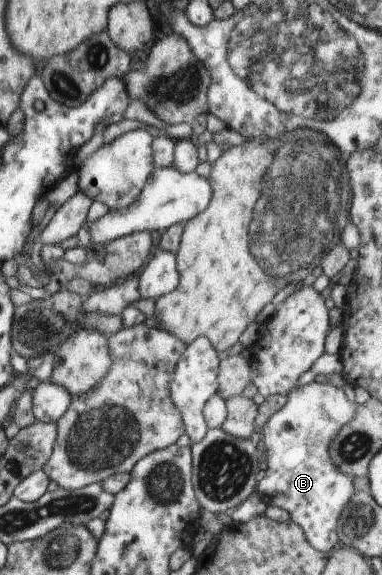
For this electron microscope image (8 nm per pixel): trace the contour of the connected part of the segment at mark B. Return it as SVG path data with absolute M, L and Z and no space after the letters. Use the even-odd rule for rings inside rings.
M330 382L294 386L287 395L287 402L265 423L262 449L266 451L268 468L266 476L257 483L256 491L270 497L270 506L282 507L290 514L291 520L303 529L306 539L317 549L329 555L339 546L336 527L343 514L346 503L353 496L354 479L341 472L330 459L328 448L341 427L352 421L355 416L355 403L346 398L343 389Z

